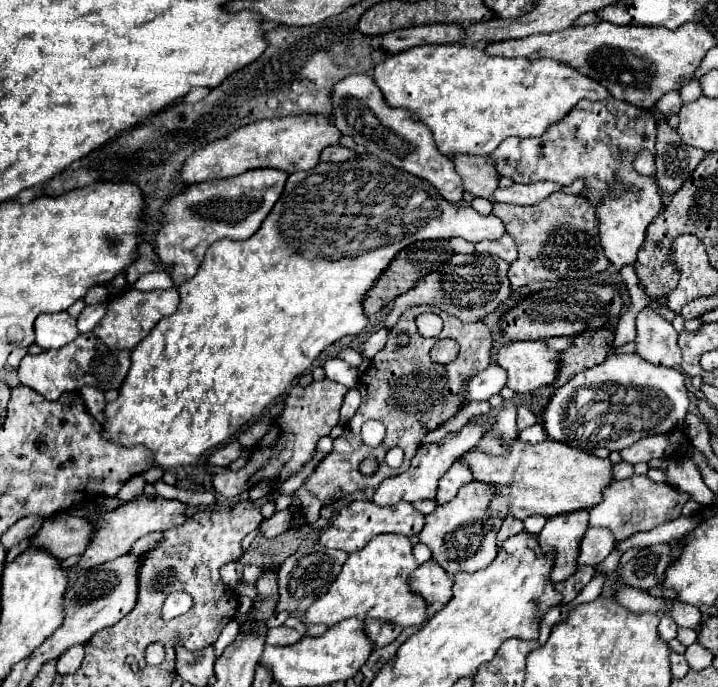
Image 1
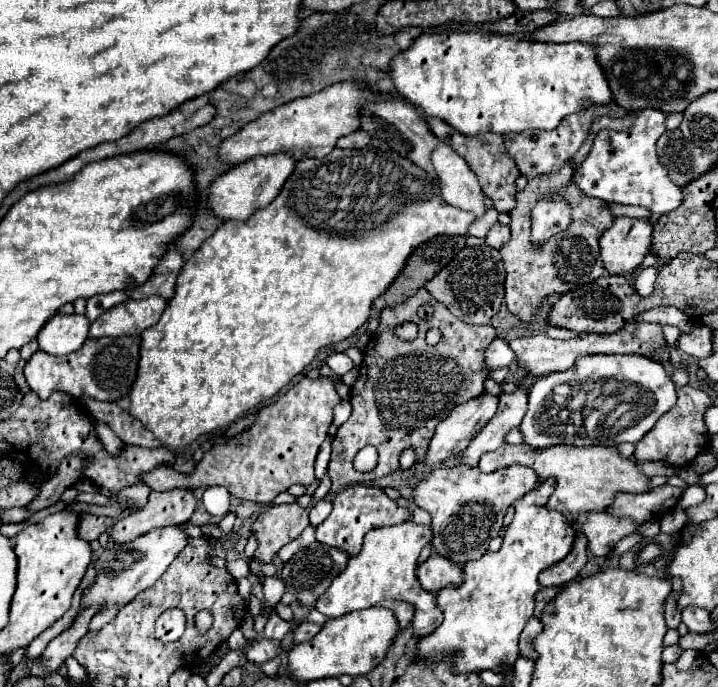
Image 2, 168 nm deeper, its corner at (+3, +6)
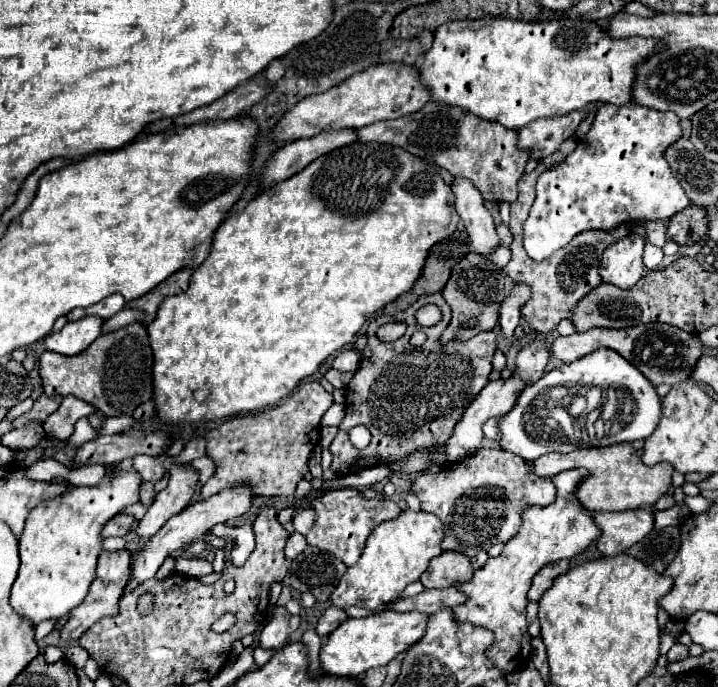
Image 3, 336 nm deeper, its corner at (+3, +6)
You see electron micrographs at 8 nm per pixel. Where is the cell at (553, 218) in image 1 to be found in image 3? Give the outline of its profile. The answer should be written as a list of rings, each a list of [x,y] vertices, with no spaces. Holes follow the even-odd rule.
[[[570,139],[566,143],[562,143],[562,149],[558,149],[558,153],[552,153],[550,157],[544,157],[538,167],[532,173],[522,175],[522,179],[518,181],[518,199],[510,205],[512,207],[512,217],[510,217],[510,231],[514,235],[514,241],[510,245],[512,251],[512,259],[510,263],[504,267],[504,273],[514,281],[514,283],[526,283],[532,291],[530,299],[522,305],[522,319],[530,325],[530,329],[538,331],[538,333],[548,333],[552,331],[562,319],[570,317],[572,307],[586,295],[590,293],[594,287],[598,287],[602,283],[600,275],[598,275],[598,259],[604,253],[604,249],[608,245],[612,245],[614,241],[626,237],[630,233],[630,229],[626,225],[618,225],[612,231],[582,231],[578,233],[566,247],[558,249],[552,257],[544,259],[544,261],[532,261],[524,247],[522,247],[522,225],[528,217],[530,205],[536,197],[536,179],[540,177],[540,173],[556,167],[560,161],[564,161],[564,157],[568,153],[572,153],[576,149],[576,139]]]

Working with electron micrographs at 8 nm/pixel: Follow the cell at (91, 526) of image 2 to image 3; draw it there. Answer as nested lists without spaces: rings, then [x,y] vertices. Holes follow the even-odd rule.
[[[118,513],[112,517],[112,521],[108,521],[102,529],[102,537],[122,537],[126,535],[134,525],[134,517],[132,515],[124,515],[124,513]]]

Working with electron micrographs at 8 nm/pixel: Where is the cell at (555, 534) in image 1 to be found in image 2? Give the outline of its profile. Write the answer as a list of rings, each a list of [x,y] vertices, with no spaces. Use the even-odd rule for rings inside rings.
[[[574,521],[574,529],[578,531],[578,535],[576,535],[576,541],[574,541],[570,555],[540,573],[538,583],[542,587],[562,587],[564,583],[578,577],[580,569],[586,565],[586,537],[580,533],[576,521]]]

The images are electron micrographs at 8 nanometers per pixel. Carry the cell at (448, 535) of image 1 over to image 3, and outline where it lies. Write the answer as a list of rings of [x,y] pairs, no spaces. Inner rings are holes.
[[[478,449],[466,461],[448,465],[438,473],[422,471],[410,485],[410,491],[420,499],[422,511],[436,515],[444,523],[442,551],[456,551],[474,559],[480,551],[488,551],[494,543],[508,541],[522,523],[522,511],[530,505],[550,505],[556,497],[556,487],[550,477],[534,475],[522,457],[504,449]]]

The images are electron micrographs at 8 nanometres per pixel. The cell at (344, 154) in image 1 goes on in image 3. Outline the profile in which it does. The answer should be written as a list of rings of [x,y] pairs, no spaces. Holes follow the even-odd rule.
[[[428,101],[420,111],[412,115],[378,121],[358,129],[356,133],[358,141],[362,143],[390,143],[404,147],[416,157],[436,161],[452,175],[470,179],[480,189],[484,199],[494,203],[514,203],[518,197],[516,183],[524,173],[528,153],[516,149],[516,135],[518,131],[506,129],[504,125],[482,121],[480,117],[470,117],[470,113],[462,113],[462,109],[450,109],[450,105],[438,105],[434,101]]]

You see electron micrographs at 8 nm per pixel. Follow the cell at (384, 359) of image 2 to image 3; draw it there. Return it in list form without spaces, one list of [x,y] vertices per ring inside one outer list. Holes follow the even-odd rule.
[[[440,293],[422,295],[414,305],[406,311],[396,313],[394,317],[380,315],[368,325],[368,345],[362,351],[362,361],[346,385],[346,417],[342,425],[338,425],[338,435],[330,443],[332,453],[332,471],[338,475],[350,475],[358,469],[402,461],[404,457],[444,445],[450,437],[456,421],[462,417],[470,401],[484,389],[488,383],[488,375],[492,373],[492,357],[496,351],[496,335],[494,331],[482,331],[468,341],[450,341],[442,345],[438,337],[450,323],[450,307],[446,305]],[[426,303],[436,303],[442,311],[442,319],[438,325],[430,327],[430,335],[422,347],[410,345],[410,335],[420,327],[414,321],[414,313],[418,307]],[[388,321],[404,321],[408,331],[404,337],[384,343],[376,337],[376,329]],[[374,407],[374,421],[372,421]],[[354,425],[364,425],[372,433],[372,441],[366,449],[356,449],[350,443],[348,431]]]

